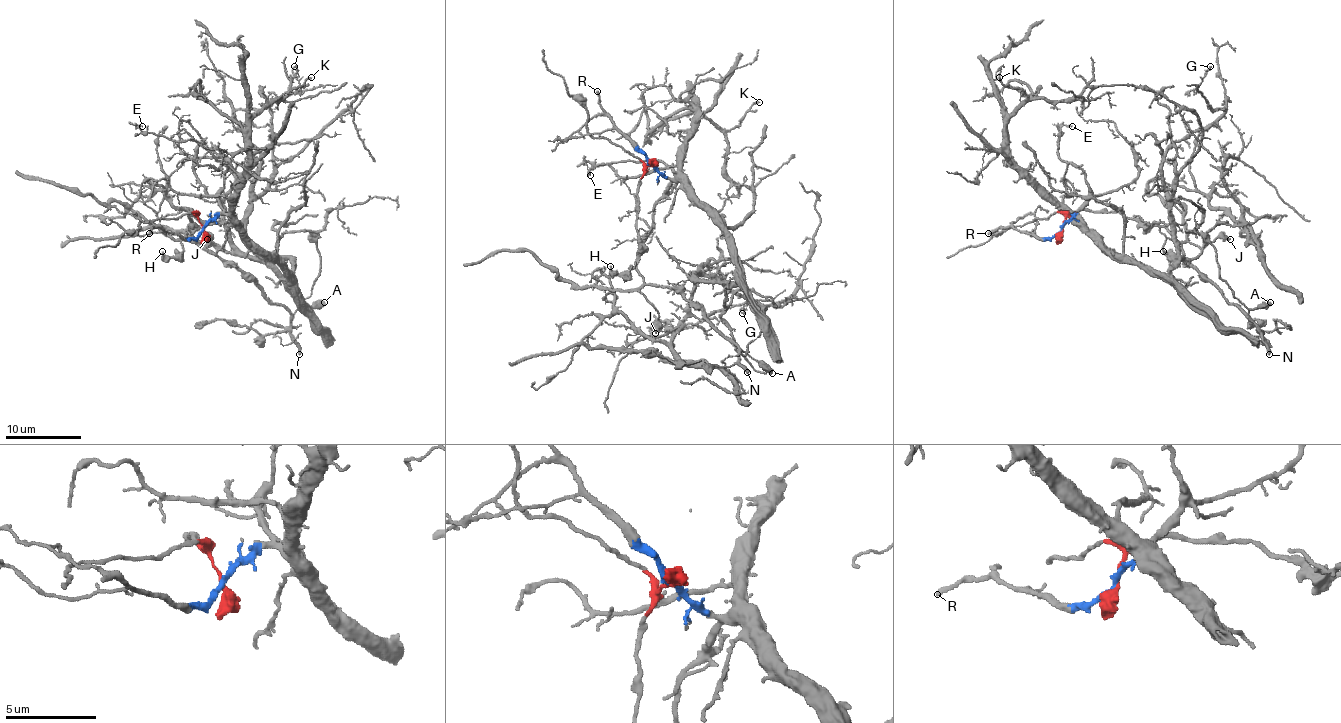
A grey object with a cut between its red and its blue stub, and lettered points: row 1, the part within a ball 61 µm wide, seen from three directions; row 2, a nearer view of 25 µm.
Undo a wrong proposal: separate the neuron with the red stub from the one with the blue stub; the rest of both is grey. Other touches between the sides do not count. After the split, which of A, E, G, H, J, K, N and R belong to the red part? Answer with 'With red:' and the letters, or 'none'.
With red: A, H, J, N

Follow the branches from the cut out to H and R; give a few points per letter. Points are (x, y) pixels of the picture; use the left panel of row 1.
H: (203, 230), (190, 209), (190, 224), (180, 241), (180, 253), (169, 257), (161, 251)
R: (201, 230), (195, 238), (180, 238), (154, 226), (148, 234)

